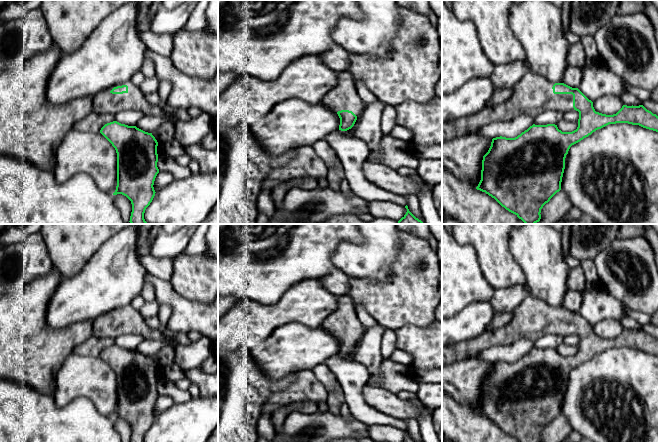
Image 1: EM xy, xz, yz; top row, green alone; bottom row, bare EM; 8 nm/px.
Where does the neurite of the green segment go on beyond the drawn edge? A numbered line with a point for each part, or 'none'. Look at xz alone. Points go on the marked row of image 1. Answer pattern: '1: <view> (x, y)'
1: xz (343, 96)

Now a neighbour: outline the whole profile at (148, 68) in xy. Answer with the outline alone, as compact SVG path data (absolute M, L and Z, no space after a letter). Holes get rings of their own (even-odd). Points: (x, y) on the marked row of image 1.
M145 59L140 71L144 74L145 78L151 78L155 76L155 65L151 59Z

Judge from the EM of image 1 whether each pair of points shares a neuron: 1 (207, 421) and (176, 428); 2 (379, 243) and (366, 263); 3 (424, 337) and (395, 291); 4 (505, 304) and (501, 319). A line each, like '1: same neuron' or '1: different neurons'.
1: same neuron
2: same neuron
3: different neurons
4: different neurons

